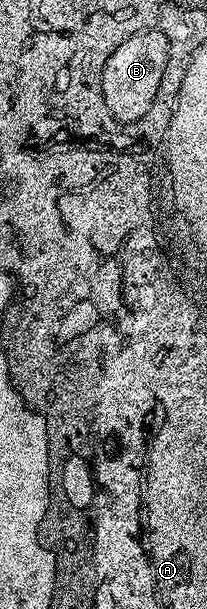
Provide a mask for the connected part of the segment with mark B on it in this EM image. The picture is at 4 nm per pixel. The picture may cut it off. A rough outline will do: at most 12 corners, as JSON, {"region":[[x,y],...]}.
{"region":[[165,33],[121,41],[101,93],[119,125],[153,105],[169,57]]}

